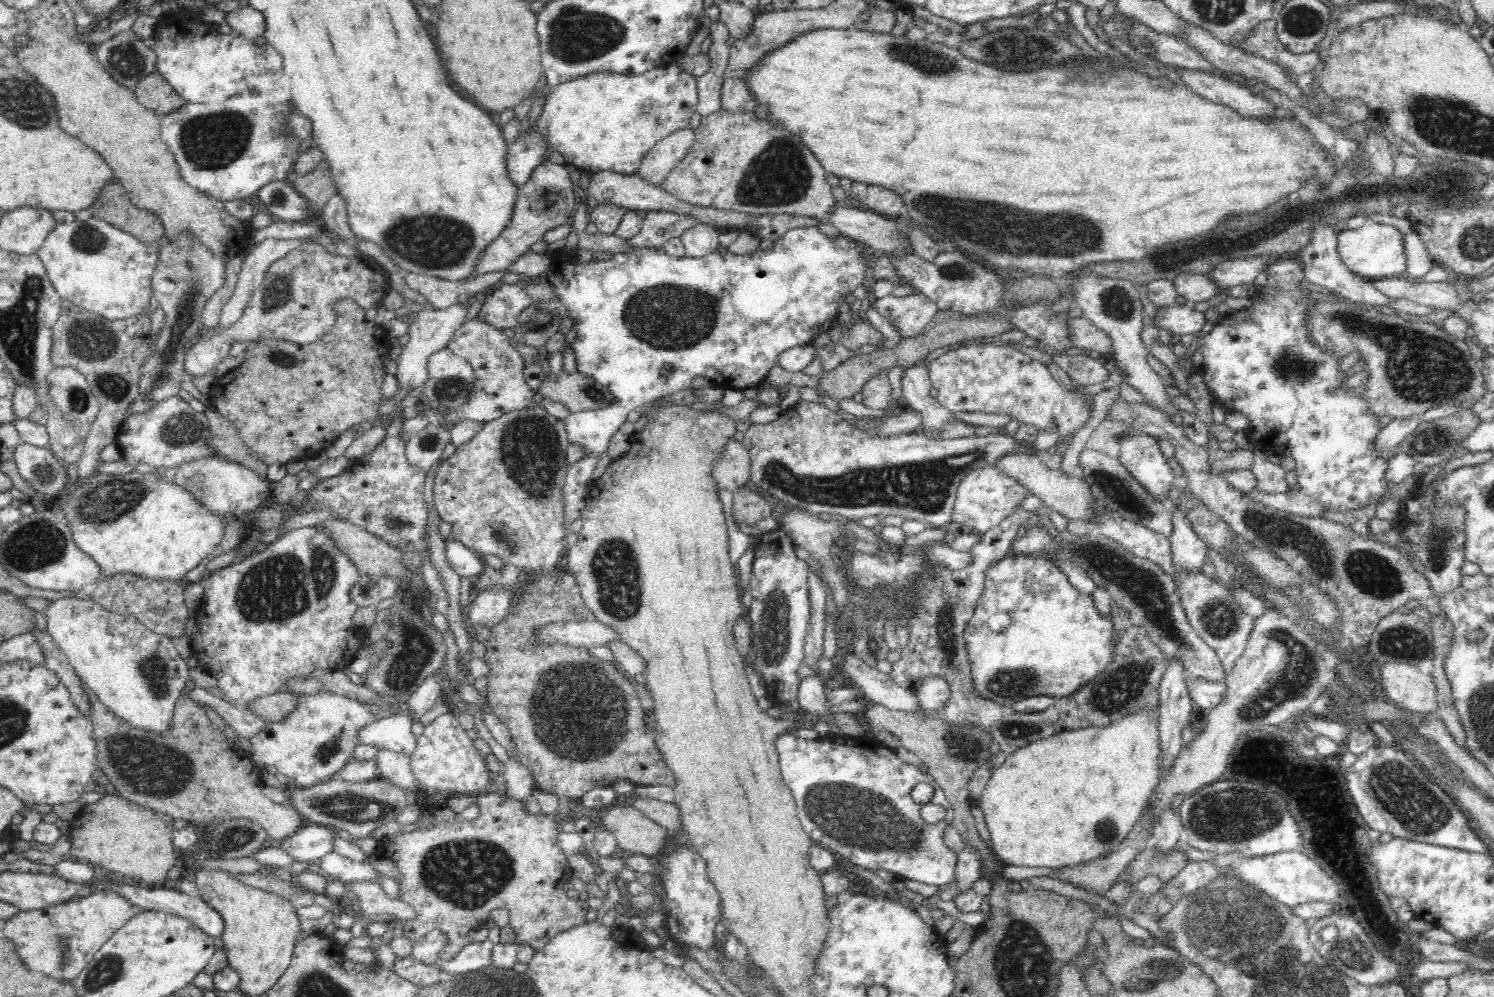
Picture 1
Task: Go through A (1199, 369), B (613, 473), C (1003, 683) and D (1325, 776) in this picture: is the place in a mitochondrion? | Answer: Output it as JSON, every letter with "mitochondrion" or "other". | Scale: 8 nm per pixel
{"A":"other","B":"other","C":"mitochondrion","D":"other"}

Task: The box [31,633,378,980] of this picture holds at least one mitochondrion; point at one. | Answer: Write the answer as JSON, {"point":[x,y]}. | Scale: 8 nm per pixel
{"point":[141,761]}

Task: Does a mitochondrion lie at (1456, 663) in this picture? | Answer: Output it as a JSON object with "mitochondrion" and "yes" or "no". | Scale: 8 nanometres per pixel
{"mitochondrion":"no"}

